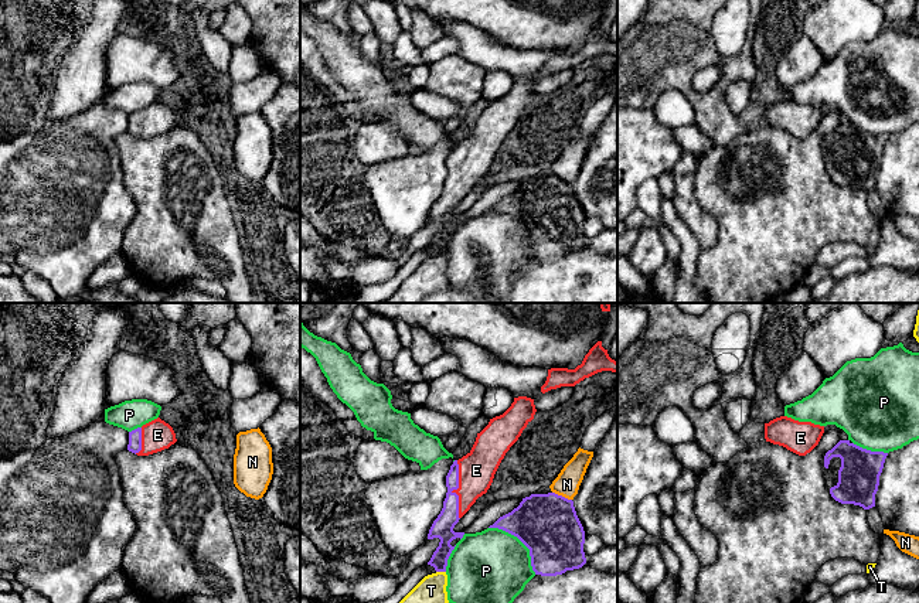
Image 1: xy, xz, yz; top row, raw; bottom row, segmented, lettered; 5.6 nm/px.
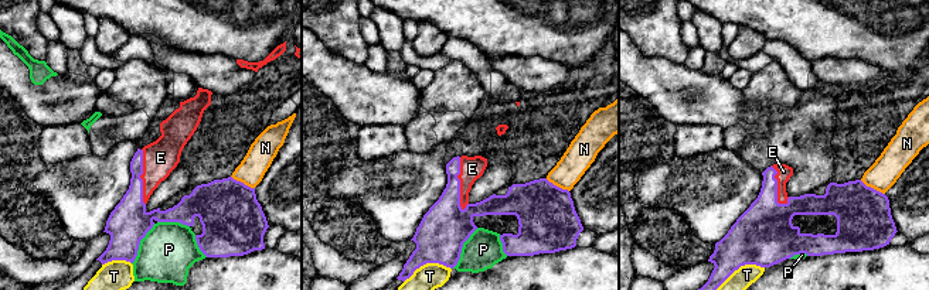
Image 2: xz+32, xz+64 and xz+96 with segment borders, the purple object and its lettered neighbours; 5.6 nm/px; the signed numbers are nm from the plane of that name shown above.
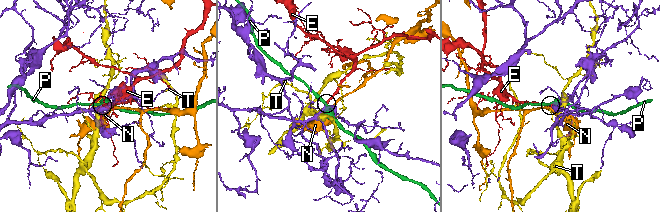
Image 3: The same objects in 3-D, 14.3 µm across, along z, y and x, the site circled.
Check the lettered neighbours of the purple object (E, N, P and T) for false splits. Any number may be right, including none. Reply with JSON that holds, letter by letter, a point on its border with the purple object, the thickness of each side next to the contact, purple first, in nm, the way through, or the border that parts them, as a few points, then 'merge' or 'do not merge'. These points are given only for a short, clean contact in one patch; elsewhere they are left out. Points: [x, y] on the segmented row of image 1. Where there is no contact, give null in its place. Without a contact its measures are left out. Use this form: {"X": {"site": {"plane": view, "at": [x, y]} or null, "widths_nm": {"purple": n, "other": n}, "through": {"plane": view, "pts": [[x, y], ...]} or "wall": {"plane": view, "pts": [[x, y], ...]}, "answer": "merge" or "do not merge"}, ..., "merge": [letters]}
{"E": {"site": {"plane": "xz", "at": [456, 489]}, "widths_nm": {"purple": 120, "other": 200}, "through": {"plane": "xz", "pts": [[442, 527], [455, 507], [456, 489], [476, 470]]}, "answer": "merge"}, "N": {"site": {"plane": "xz", "at": [561, 496]}, "widths_nm": {"purple": 360, "other": 140}, "answer": "do not merge"}, "P": {"site": {"plane": "xz", "at": [521, 541]}, "widths_nm": {"purple": 360, "other": 420}, "answer": "do not merge"}, "T": {"site": {"plane": "xz", "at": [441, 571]}, "widths_nm": {"purple": 120, "other": 160}, "answer": "do not merge"}, "merge": ["E"]}

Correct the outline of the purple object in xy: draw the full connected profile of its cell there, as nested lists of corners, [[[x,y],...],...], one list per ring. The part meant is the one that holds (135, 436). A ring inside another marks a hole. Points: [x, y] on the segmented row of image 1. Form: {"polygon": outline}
{"polygon": [[[160,418],[129,432],[127,450],[137,456],[149,456],[169,449],[177,442],[173,427]]]}

